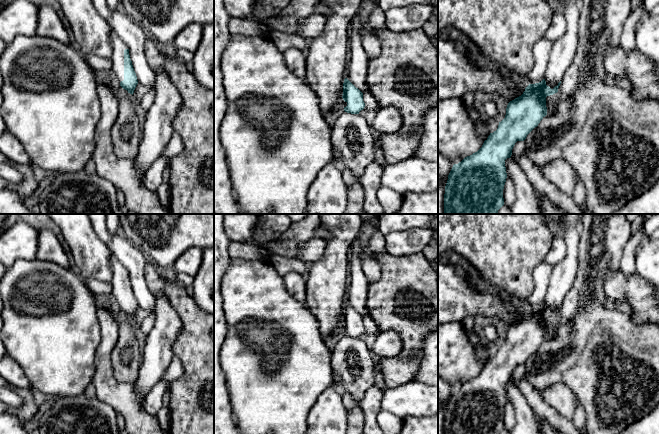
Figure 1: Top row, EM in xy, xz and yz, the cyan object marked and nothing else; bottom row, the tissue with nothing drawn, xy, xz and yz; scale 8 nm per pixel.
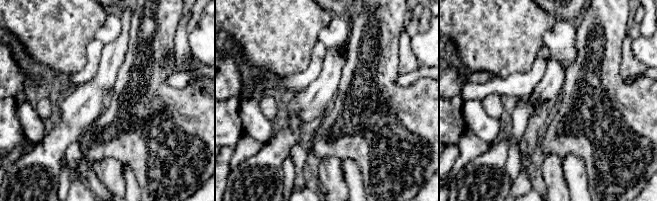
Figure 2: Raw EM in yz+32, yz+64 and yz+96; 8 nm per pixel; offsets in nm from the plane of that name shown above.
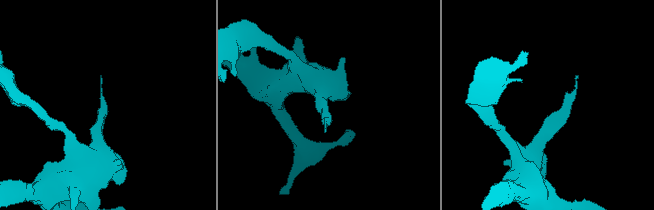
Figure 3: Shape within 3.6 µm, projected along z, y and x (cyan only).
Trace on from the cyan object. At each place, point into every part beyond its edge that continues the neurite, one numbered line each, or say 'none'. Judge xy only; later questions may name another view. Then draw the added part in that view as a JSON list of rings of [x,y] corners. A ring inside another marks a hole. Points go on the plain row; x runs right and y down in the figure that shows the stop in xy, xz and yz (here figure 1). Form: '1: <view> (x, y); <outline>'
1: xy (119, 270); [[[111,256],[111,268],[113,271],[111,296],[121,306],[124,304],[124,274],[128,273],[128,270],[114,256]]]

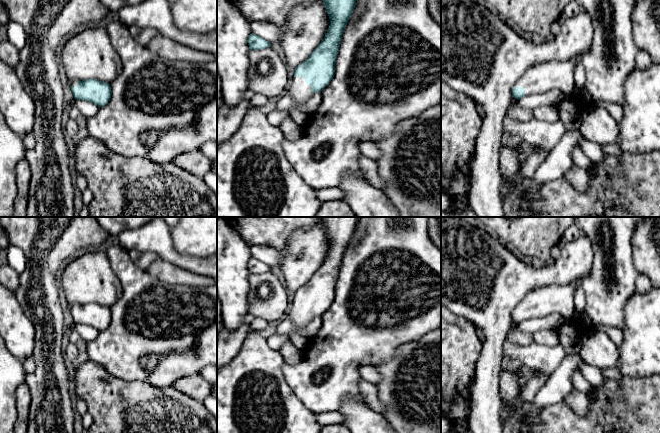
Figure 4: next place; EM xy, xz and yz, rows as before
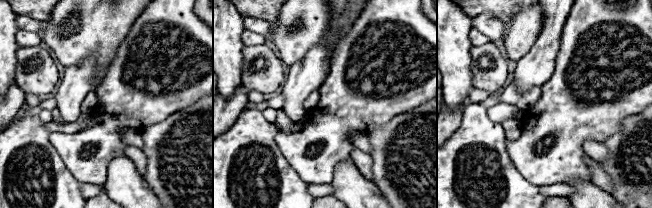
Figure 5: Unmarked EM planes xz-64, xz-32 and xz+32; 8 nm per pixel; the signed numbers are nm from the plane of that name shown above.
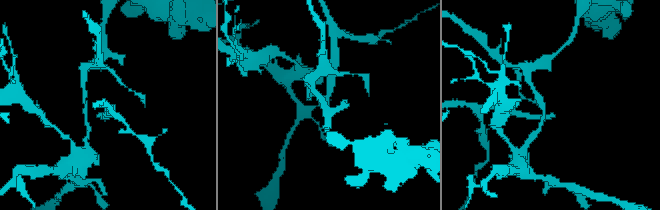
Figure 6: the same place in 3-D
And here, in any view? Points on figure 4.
1: xz (300, 315); [[[293,301],[286,315],[295,326],[295,329],[290,333],[290,341],[296,348],[303,351],[309,338],[305,337],[301,330],[313,320],[311,310],[305,306],[303,301]]]

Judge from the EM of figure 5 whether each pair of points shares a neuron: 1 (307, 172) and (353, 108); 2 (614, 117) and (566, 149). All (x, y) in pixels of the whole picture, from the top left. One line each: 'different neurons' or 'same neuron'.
1: same neuron
2: same neuron

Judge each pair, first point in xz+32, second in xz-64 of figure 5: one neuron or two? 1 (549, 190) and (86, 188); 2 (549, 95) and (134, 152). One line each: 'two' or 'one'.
1: one
2: two

